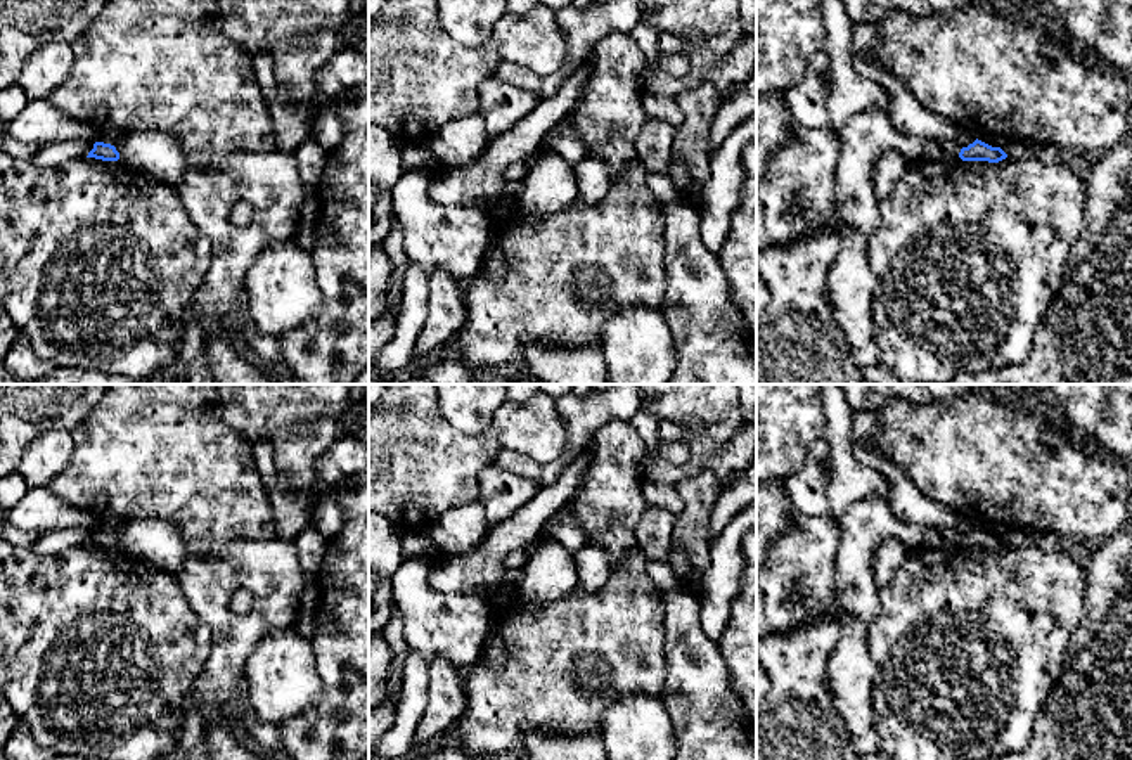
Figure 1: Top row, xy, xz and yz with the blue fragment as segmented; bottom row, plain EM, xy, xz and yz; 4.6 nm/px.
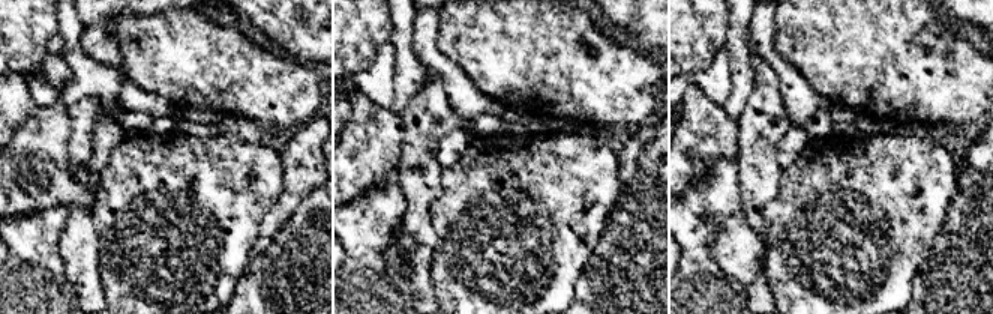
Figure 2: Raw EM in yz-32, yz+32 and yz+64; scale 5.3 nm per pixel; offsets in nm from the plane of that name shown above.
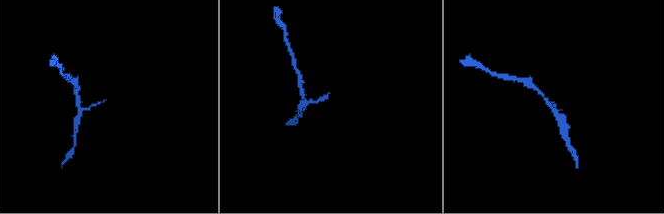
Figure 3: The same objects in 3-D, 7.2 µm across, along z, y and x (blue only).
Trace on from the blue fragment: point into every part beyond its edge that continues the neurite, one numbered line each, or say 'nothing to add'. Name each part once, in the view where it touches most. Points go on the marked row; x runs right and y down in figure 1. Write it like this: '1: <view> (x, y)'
1: xy (108, 137)

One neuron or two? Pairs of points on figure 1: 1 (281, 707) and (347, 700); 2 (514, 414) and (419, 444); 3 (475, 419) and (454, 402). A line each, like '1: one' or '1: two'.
1: two
2: one
3: one

